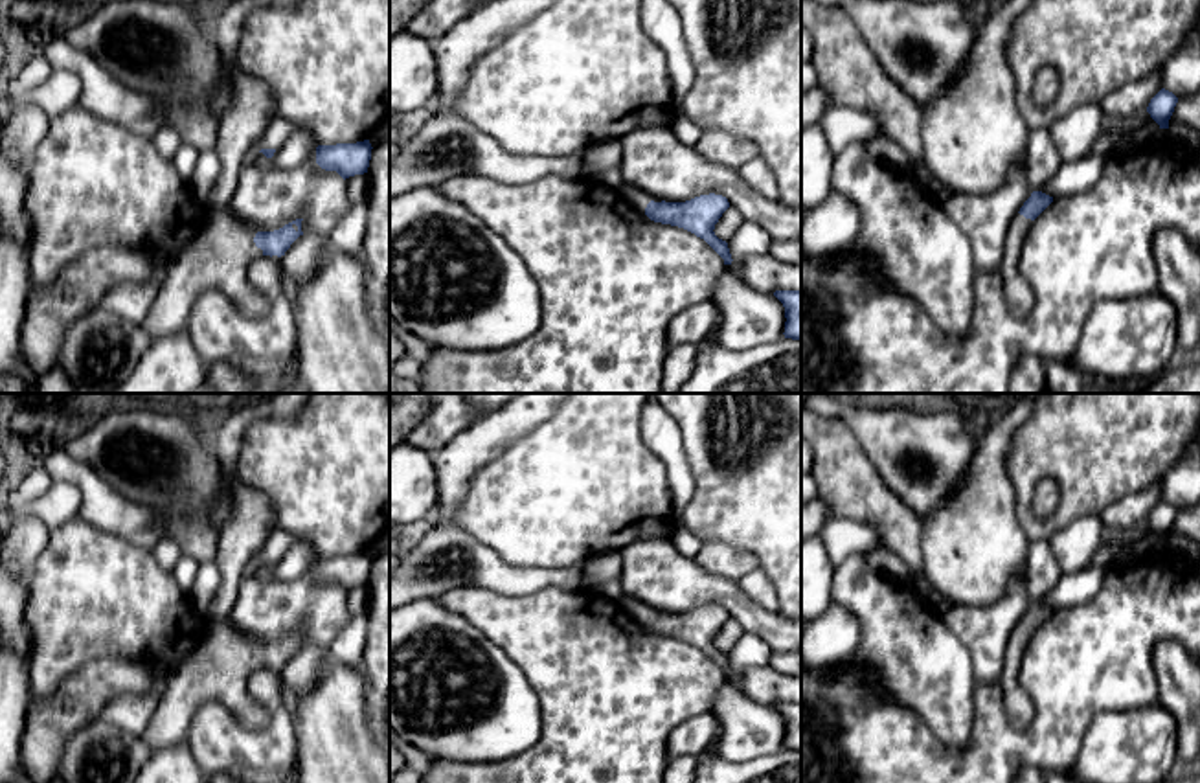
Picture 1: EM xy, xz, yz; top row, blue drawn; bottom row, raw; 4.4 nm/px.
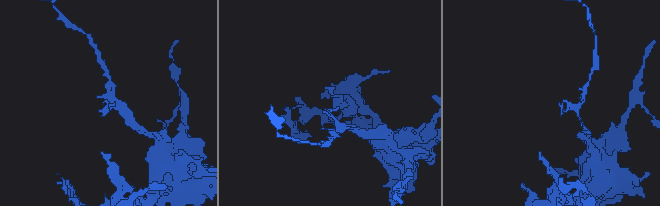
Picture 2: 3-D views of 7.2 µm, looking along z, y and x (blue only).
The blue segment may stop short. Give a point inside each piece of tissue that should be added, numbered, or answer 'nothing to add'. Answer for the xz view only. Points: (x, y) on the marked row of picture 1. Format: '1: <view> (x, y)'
1: xz (633, 195)

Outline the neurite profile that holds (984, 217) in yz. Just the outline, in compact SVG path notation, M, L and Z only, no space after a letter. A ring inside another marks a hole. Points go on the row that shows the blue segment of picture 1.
M1014 169L996 191L952 193L945 202L946 215L970 239L976 270L1002 267L1011 221L1033 191L1027 173Z

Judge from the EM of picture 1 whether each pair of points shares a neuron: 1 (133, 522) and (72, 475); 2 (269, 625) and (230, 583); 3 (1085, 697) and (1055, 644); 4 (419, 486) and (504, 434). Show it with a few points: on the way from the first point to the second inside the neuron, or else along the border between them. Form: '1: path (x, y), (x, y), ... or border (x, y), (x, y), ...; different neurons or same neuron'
1: path (118, 515), (87, 484); same neuron
2: border (252, 572), (241, 583), (237, 600), (226, 618); different neurons
3: path (1074, 684), (1074, 662), (1068, 657); same neuron
4: border (430, 454), (436, 473), (436, 510); different neurons

